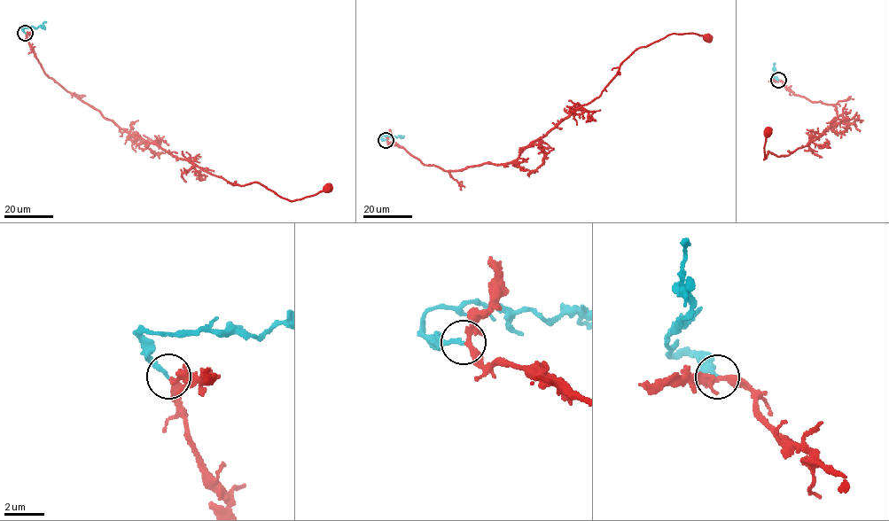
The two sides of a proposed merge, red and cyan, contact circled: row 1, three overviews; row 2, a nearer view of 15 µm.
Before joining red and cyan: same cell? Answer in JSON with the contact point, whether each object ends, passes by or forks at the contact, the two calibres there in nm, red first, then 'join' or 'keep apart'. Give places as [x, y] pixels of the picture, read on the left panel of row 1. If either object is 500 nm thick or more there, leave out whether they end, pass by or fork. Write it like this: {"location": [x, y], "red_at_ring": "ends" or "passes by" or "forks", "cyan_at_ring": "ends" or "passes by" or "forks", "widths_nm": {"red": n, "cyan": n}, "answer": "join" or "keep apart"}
{"location": [25, 33], "red_at_ring": "forks", "cyan_at_ring": "ends", "widths_nm": {"red": 220, "cyan": 200}, "answer": "join"}

